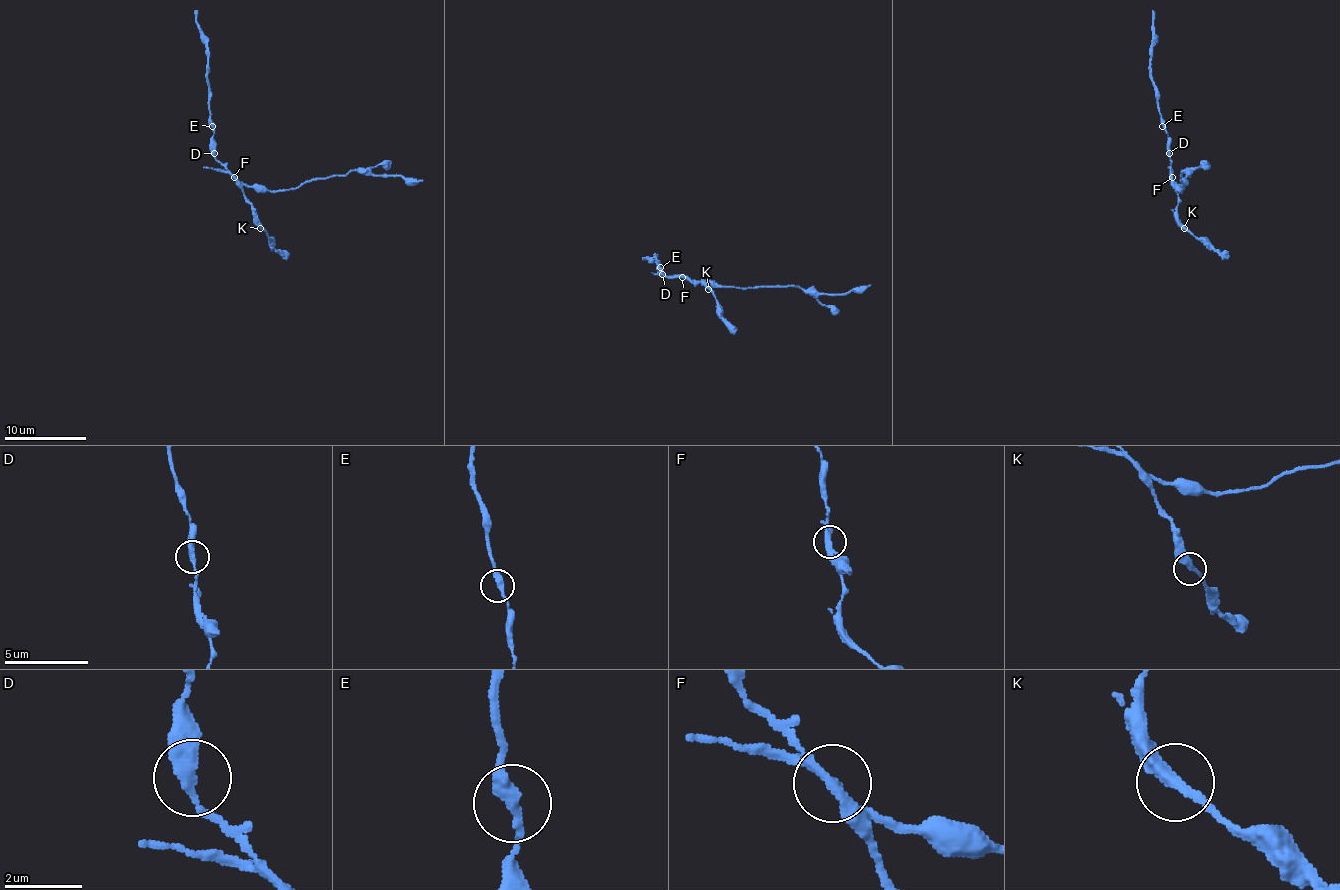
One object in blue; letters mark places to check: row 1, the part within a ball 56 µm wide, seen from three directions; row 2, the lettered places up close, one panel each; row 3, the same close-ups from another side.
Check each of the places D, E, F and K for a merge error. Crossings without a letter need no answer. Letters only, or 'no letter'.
F

